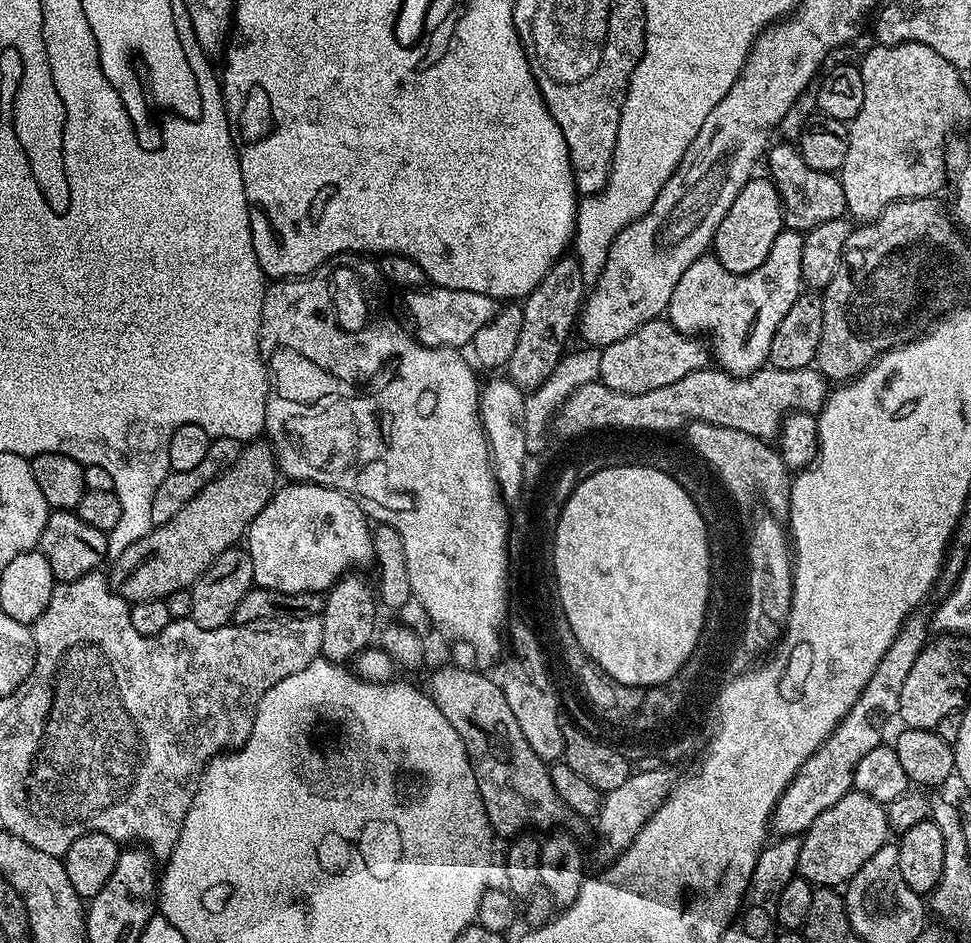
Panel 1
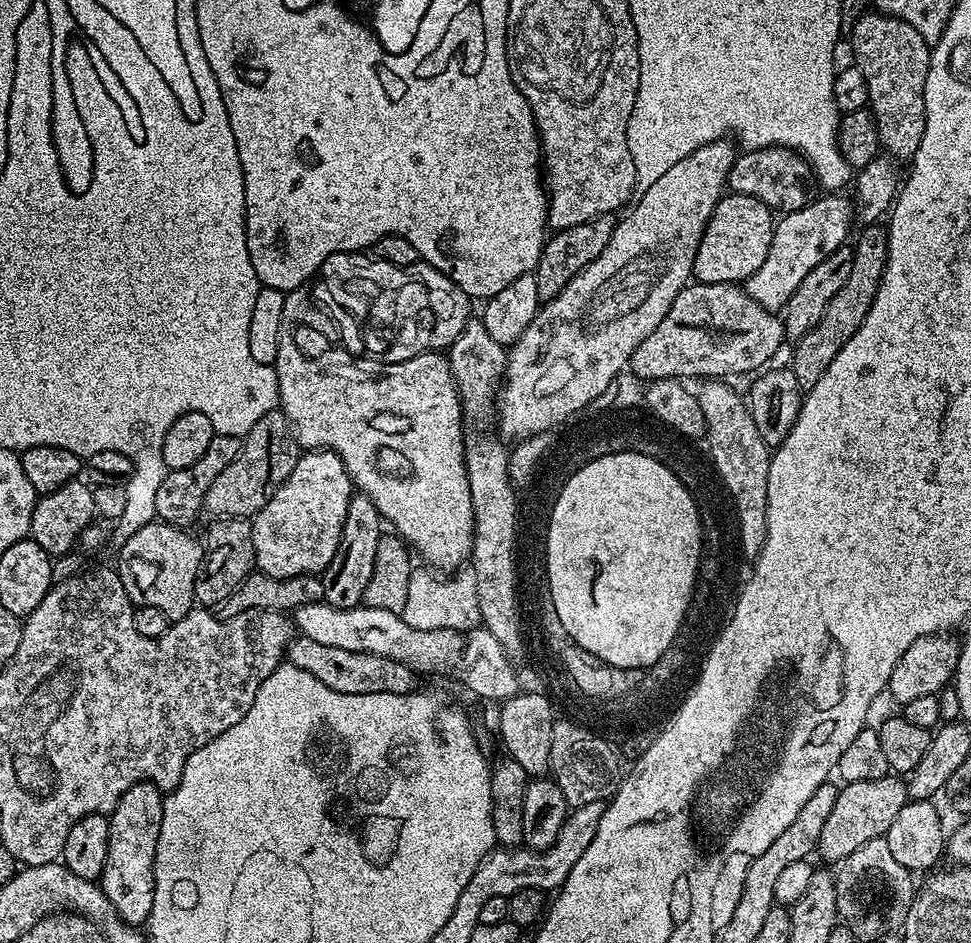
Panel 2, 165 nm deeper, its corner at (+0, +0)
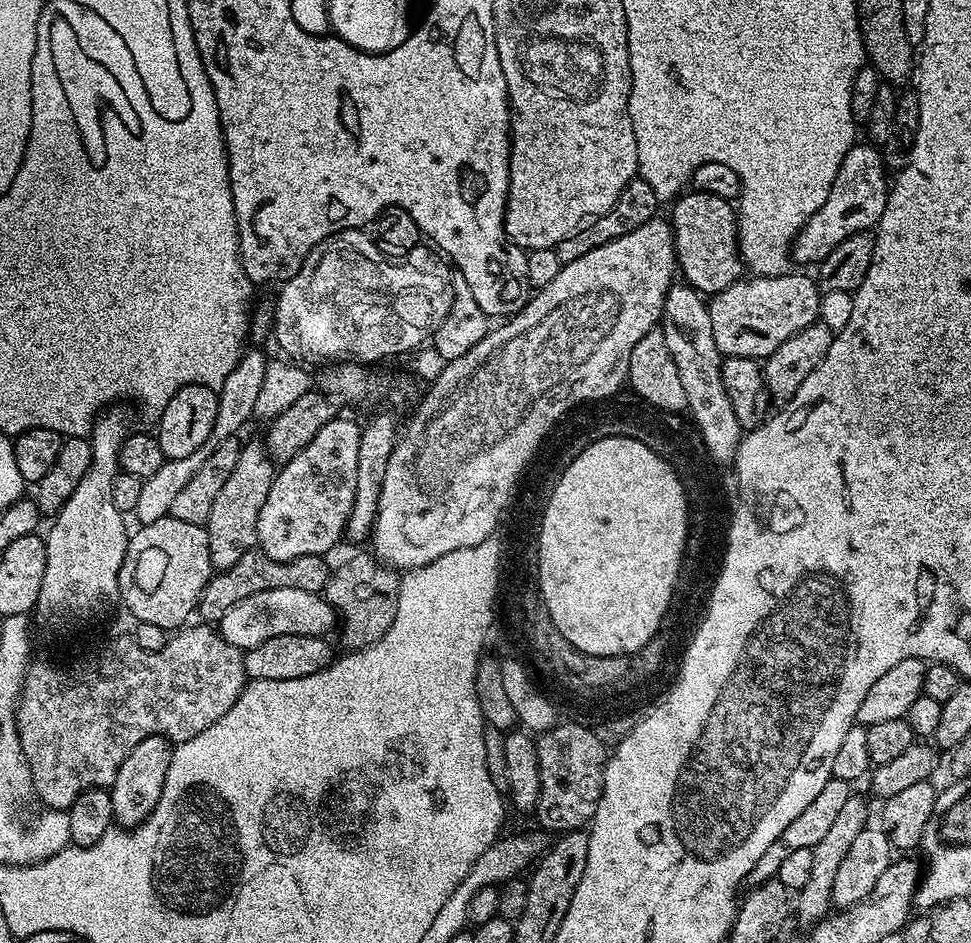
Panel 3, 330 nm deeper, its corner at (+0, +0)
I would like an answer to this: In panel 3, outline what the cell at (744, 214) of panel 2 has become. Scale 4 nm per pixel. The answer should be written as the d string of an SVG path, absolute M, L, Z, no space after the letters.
M688 190L675 197L673 204L676 205L672 208L670 223L676 247L676 266L683 283L701 294L715 294L741 279L746 265L740 257L738 212L733 201L718 198L718 194Z

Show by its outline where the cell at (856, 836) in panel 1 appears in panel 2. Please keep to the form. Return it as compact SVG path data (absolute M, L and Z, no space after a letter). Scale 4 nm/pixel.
M889 774L874 778L874 782L850 782L844 784L836 793L834 811L822 826L822 838L818 856L824 860L839 862L845 860L862 842L870 842L879 836L887 837L890 822L898 815L898 810L908 804L908 785L899 775Z

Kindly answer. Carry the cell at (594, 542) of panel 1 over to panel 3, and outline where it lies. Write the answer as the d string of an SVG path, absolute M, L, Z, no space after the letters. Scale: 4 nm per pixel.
M606 436L601 439L598 445L589 446L588 452L583 452L580 460L575 460L572 468L566 468L566 474L563 478L558 478L558 486L555 494L550 494L550 507L547 518L542 518L542 594L546 594L550 606L550 618L556 619L556 624L564 628L564 637L566 642L580 644L581 650L588 652L629 652L640 648L648 636L652 636L652 628L656 628L656 620L660 620L660 612L664 612L664 600L668 600L668 588L672 588L672 576L676 576L676 560L680 560L680 539L682 538L683 519L680 515L680 503L678 502L678 485L670 478L668 468L662 467L654 450L648 445L635 440L632 437Z

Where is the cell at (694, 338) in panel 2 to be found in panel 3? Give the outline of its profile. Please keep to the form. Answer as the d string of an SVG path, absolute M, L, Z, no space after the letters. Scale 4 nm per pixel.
M795 270L782 276L753 275L735 280L707 301L714 342L725 357L745 356L754 361L767 358L786 338L821 319L820 296L819 283Z

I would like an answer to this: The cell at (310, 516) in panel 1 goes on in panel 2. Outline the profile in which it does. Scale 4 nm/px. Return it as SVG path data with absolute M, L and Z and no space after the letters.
M327 450L305 451L274 498L251 517L256 568L274 578L323 573L338 550L346 506L350 506L353 494L352 479L338 454Z

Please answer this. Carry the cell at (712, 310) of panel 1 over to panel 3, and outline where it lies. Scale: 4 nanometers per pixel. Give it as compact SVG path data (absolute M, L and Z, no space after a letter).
M857 142L842 158L842 166L838 166L838 178L834 178L834 186L830 186L830 194L826 194L826 202L809 220L800 227L796 241L792 244L791 259L800 264L819 265L838 246L838 242L846 242L850 234L858 234L875 229L882 218L882 210L886 210L886 202L890 191L890 176L884 167L884 153L871 142Z

